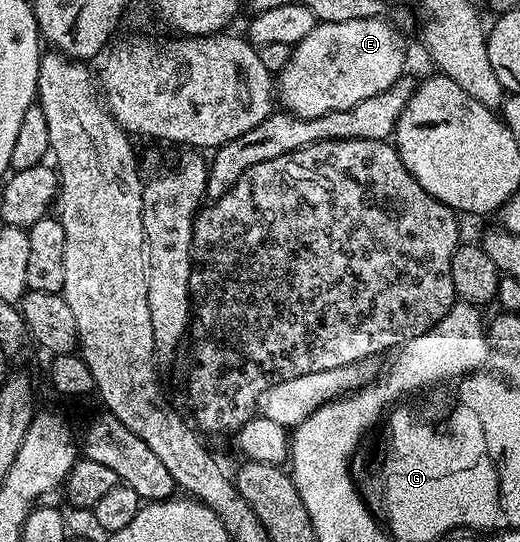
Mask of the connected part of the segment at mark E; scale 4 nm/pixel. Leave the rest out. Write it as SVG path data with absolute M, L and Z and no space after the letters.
M371 16L346 22L320 22L291 49L289 61L275 77L275 95L283 111L309 120L338 110L350 110L350 106L358 106L358 102L390 90L390 86L394 86L394 82L398 82L405 72L404 40L400 37L399 30L394 25L387 24L384 18Z

